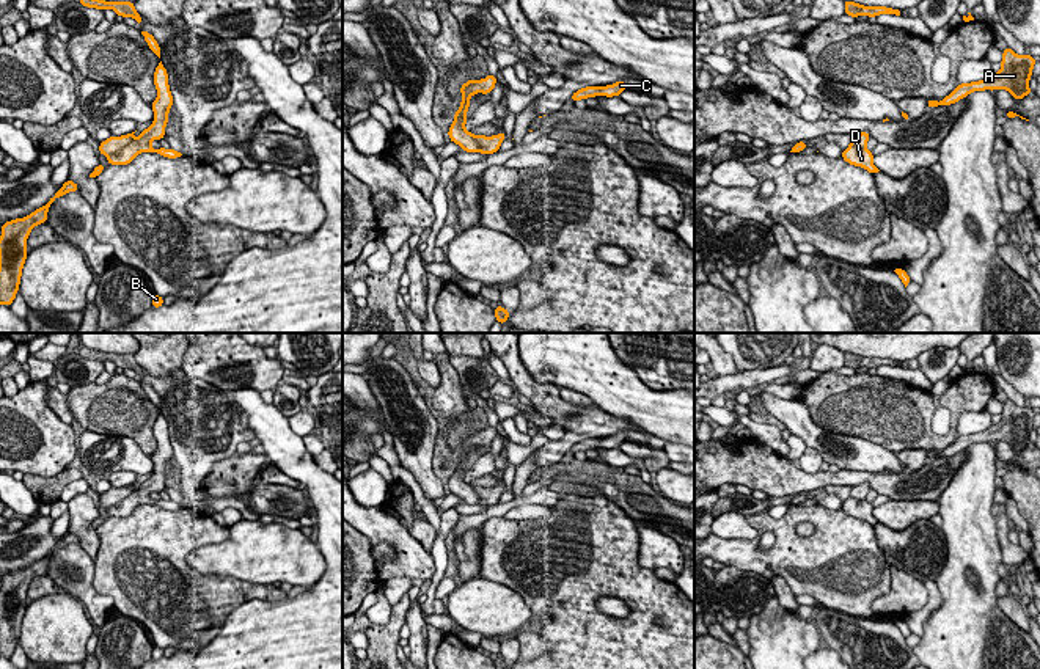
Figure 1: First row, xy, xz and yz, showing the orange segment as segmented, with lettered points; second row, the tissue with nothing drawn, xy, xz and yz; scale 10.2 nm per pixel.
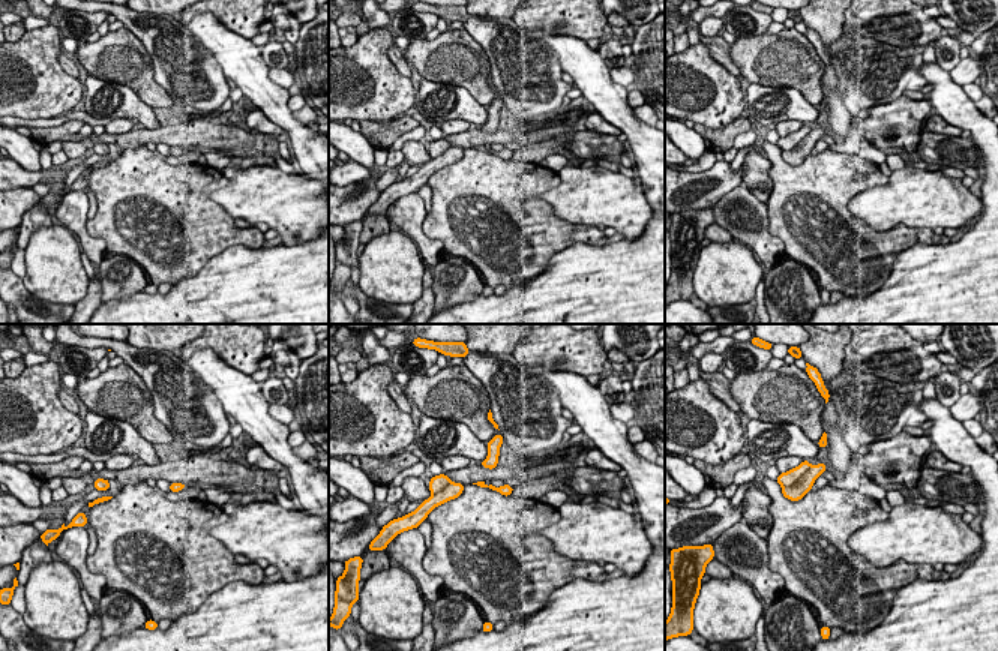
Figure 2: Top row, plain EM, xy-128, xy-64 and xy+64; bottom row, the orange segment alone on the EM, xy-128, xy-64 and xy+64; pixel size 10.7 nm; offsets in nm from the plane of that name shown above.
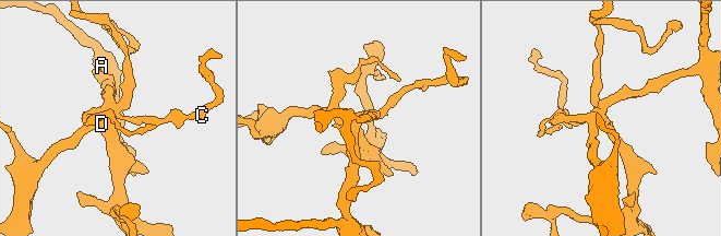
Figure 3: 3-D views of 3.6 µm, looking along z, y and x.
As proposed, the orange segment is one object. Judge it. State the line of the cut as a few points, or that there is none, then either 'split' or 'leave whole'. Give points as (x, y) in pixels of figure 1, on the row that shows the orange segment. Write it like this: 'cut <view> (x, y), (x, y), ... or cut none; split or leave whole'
cut xy (132, 138), (109, 156); split

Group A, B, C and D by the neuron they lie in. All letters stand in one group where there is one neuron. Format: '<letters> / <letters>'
A / B C D

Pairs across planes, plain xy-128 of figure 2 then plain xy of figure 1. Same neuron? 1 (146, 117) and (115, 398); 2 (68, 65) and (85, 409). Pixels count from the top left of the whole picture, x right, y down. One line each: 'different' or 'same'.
1: different
2: different

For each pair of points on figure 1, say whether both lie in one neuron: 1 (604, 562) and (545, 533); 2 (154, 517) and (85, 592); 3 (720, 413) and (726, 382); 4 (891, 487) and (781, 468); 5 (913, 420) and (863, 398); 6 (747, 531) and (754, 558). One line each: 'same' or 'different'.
1: same
2: different
3: different
4: same
5: same
6: different

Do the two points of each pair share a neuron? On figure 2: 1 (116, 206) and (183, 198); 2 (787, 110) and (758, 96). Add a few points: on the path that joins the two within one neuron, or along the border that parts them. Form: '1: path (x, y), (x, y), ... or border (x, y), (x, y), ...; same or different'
1: path (132, 206), (167, 206); same
2: path (779, 105), (766, 104); same

